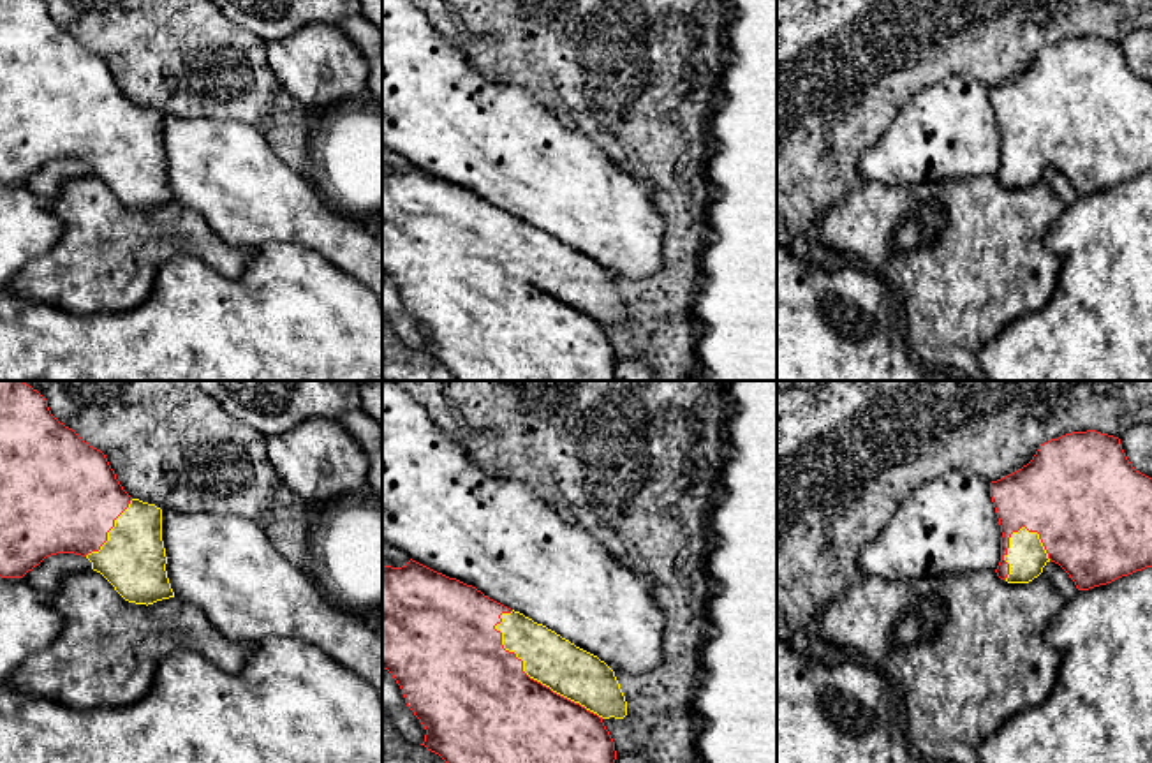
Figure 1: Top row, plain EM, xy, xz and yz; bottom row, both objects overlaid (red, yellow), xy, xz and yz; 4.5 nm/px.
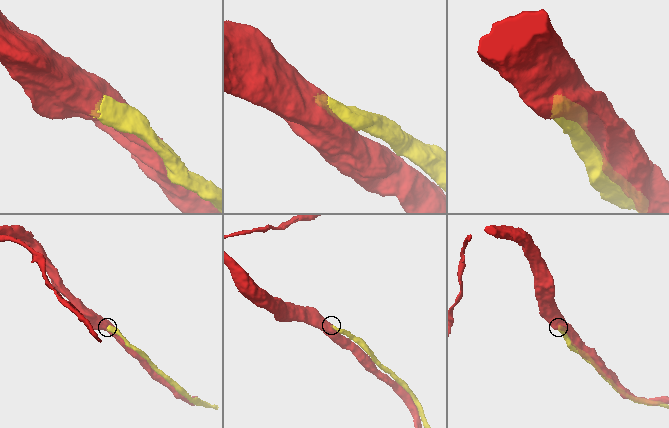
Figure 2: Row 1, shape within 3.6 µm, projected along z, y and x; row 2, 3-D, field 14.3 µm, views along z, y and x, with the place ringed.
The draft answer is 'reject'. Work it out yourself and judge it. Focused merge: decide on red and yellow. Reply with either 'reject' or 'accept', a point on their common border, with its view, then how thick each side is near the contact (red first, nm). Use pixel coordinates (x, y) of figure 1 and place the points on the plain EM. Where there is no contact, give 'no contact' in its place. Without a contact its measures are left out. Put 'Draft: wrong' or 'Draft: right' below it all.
accept; meets red in xz at (532, 284); 500 nm thick on the red side, 240 nm on the other
Draft: wrong

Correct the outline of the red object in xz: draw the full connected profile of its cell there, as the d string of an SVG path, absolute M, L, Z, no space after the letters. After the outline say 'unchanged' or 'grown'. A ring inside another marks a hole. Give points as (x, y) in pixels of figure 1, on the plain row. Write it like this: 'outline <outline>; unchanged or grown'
outline M412 164L402 173L382 171L382 273L393 280L407 312L425 331L426 340L421 351L439 359L456 381L613 381L617 356L602 326L627 321L627 307L615 277L597 261L576 252L546 231L490 204L476 192L437 178Z; grown

